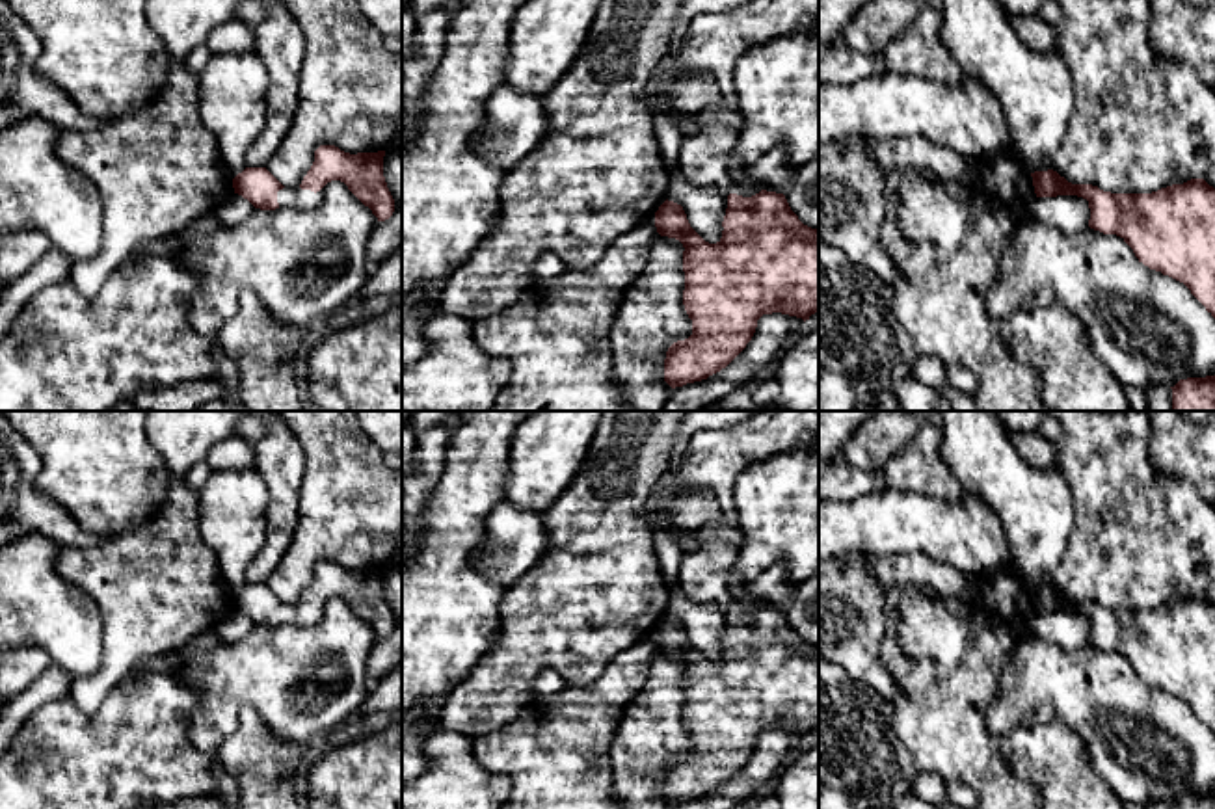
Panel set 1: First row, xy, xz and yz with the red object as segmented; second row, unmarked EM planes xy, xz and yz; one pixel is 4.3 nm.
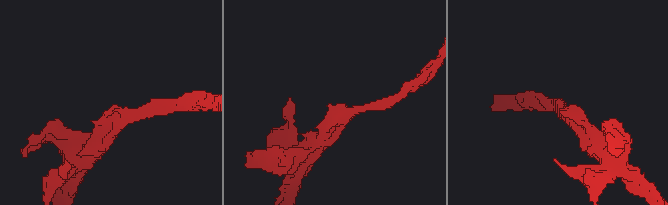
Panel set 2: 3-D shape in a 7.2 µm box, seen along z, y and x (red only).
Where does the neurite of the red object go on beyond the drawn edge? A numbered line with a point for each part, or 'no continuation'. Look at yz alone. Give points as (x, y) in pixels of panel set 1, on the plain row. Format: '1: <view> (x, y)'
no continuation

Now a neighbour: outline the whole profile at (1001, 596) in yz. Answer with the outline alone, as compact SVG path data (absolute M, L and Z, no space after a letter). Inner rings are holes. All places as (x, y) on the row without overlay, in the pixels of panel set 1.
M1012 562L990 573L973 575L973 580L973 601L964 610L968 616L984 614L992 625L1007 625L1016 632L1025 629L1036 614L1031 588L1012 571Z

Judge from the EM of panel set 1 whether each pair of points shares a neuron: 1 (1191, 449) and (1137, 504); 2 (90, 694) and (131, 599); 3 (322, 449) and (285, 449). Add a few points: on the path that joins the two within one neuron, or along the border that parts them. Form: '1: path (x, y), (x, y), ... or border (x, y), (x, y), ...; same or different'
1: border (1150, 430), (1156, 471); different
2: path (112, 670), (131, 635), (131, 623); same
3: border (289, 430), (304, 452), (300, 491); different

